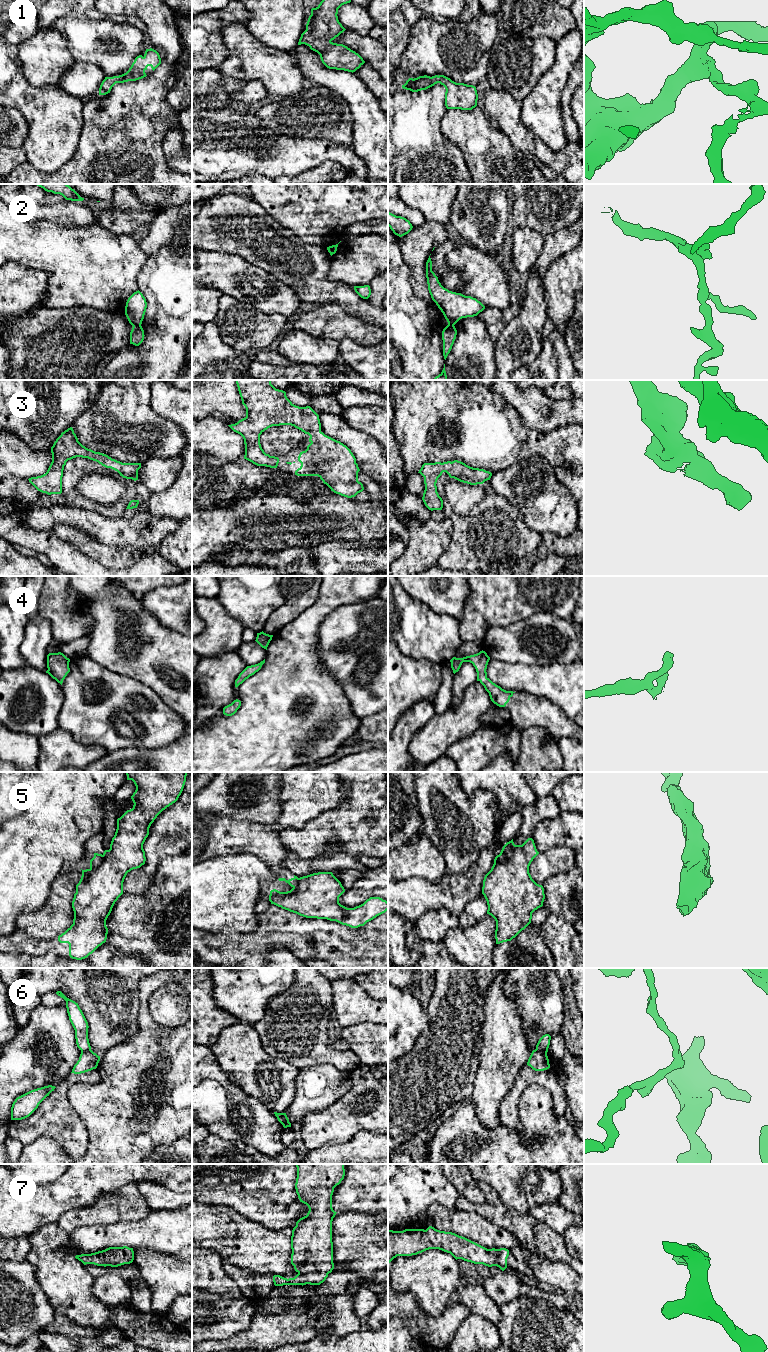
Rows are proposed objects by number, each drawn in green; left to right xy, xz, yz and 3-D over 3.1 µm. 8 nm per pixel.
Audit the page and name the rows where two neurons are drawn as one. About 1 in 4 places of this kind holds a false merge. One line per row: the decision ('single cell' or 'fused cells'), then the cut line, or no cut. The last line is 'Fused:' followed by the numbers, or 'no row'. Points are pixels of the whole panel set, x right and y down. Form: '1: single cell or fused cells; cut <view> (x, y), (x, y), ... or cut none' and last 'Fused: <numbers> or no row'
1: single cell; cut none
2: fused cells; cut xy (133, 325), (140, 326)
3: single cell; cut none
4: single cell; cut none
5: fused cells; cut xy (103, 855), (103, 860), (97, 866), (90, 868)
6: fused cells; cut yz (536, 1048), (546, 1053)
7: single cell; cut none
Fused: 2, 5, 6

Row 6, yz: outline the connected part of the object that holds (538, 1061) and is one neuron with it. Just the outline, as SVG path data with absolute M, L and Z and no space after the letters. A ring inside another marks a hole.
M537 1049L533 1050L527 1065L535 1071L544 1071L550 1068L547 1053L541 1052Z

